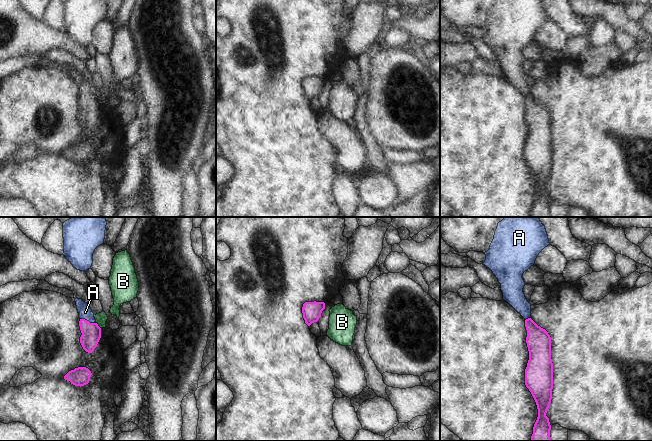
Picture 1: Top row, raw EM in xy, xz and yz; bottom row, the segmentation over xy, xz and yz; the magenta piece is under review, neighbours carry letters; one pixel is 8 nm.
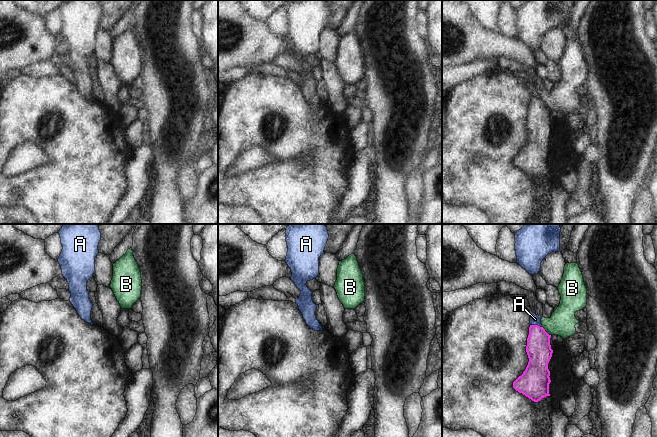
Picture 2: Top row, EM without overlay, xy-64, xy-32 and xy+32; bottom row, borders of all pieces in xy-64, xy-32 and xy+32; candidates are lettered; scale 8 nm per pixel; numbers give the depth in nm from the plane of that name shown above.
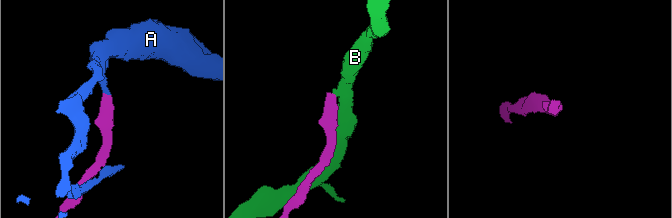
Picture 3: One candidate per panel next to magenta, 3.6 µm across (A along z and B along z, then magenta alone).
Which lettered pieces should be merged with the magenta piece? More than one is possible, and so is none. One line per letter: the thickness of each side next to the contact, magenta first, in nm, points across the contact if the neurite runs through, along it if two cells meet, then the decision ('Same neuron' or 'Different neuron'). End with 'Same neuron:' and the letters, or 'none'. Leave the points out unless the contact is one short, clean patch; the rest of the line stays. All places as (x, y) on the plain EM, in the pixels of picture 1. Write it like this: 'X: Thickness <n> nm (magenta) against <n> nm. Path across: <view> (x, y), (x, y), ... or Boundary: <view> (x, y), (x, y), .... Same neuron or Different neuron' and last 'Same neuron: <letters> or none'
A: Thickness 160 nm (magenta) against 110 nm. Path across: xy (91, 109), (88, 97), (85, 88). Same neuron
B: Thickness 160 nm (magenta) against 90 nm. Boundary: xy (96, 98), (100, 104). Different neuron
Same neuron: A

